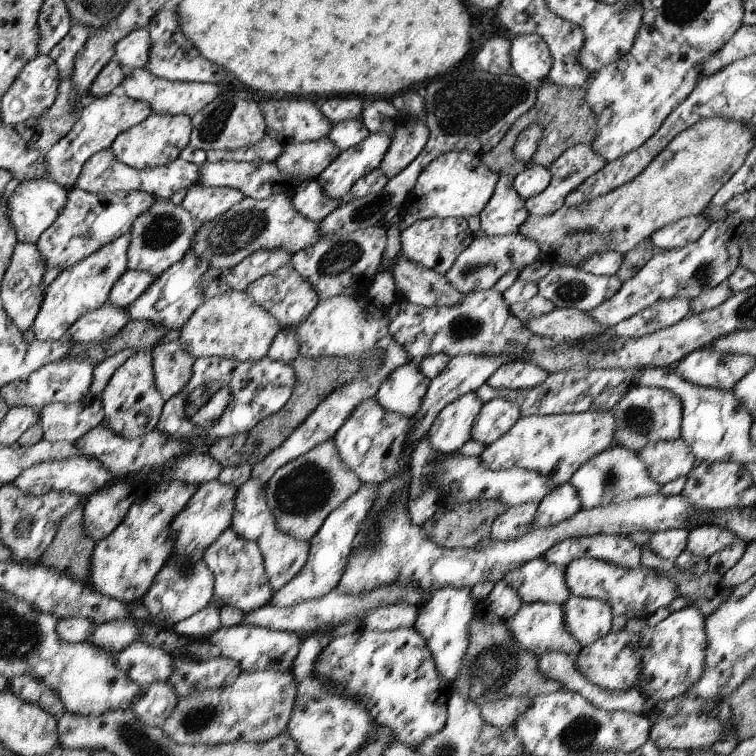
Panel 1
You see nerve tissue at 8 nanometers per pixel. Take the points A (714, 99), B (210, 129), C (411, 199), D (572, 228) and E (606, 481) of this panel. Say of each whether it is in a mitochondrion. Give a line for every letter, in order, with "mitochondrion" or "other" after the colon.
A: mitochondrion
B: mitochondrion
C: other
D: other
E: mitochondrion

